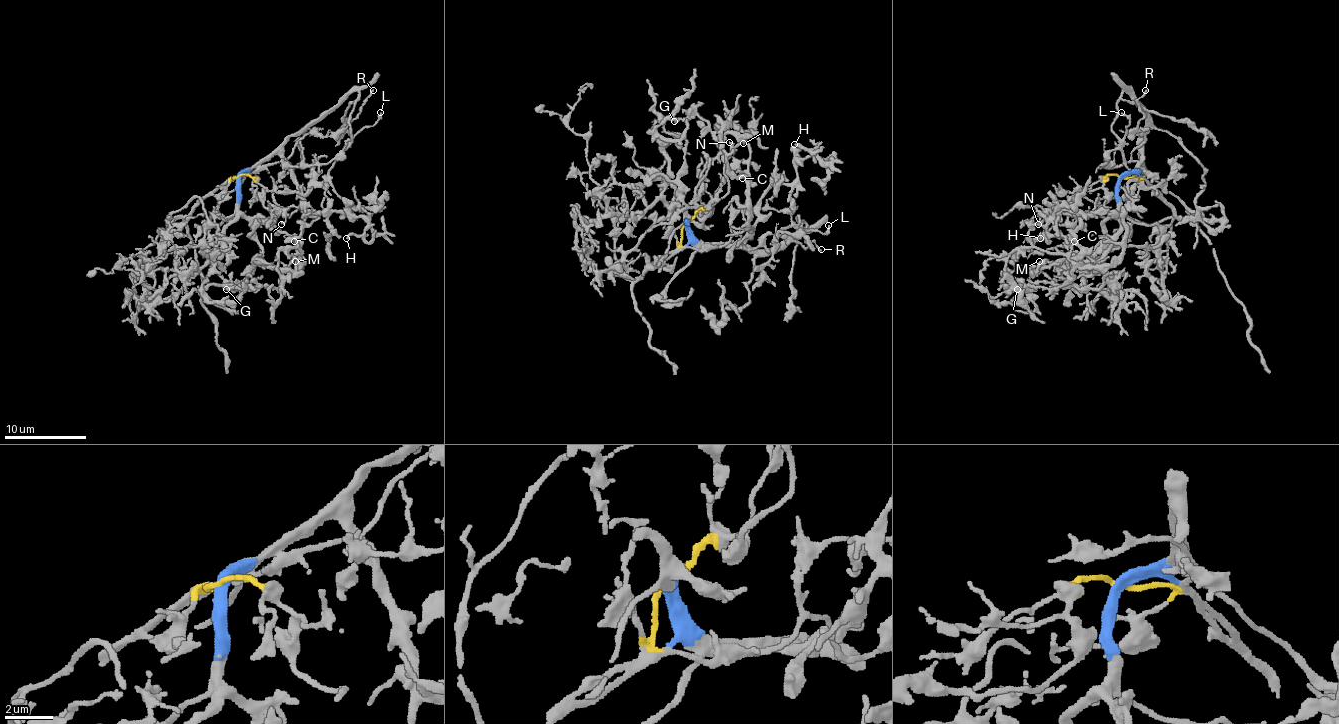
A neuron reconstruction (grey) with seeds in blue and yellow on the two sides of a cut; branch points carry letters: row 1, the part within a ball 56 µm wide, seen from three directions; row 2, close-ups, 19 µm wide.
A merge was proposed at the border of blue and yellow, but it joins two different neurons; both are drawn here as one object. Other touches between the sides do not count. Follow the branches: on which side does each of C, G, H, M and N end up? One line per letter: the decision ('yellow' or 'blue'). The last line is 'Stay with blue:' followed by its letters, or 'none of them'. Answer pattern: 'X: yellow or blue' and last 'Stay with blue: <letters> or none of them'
C: blue
G: blue
H: blue
M: blue
N: yellow
Stay with blue: C, G, H, M

